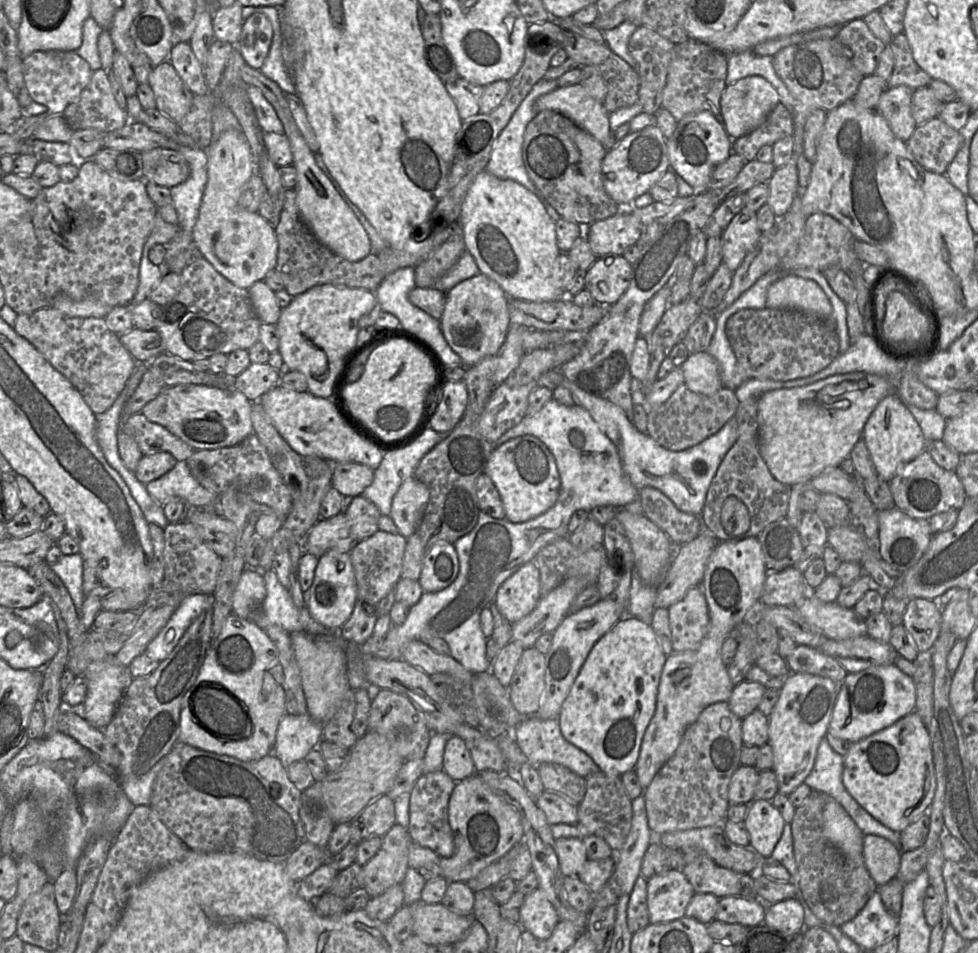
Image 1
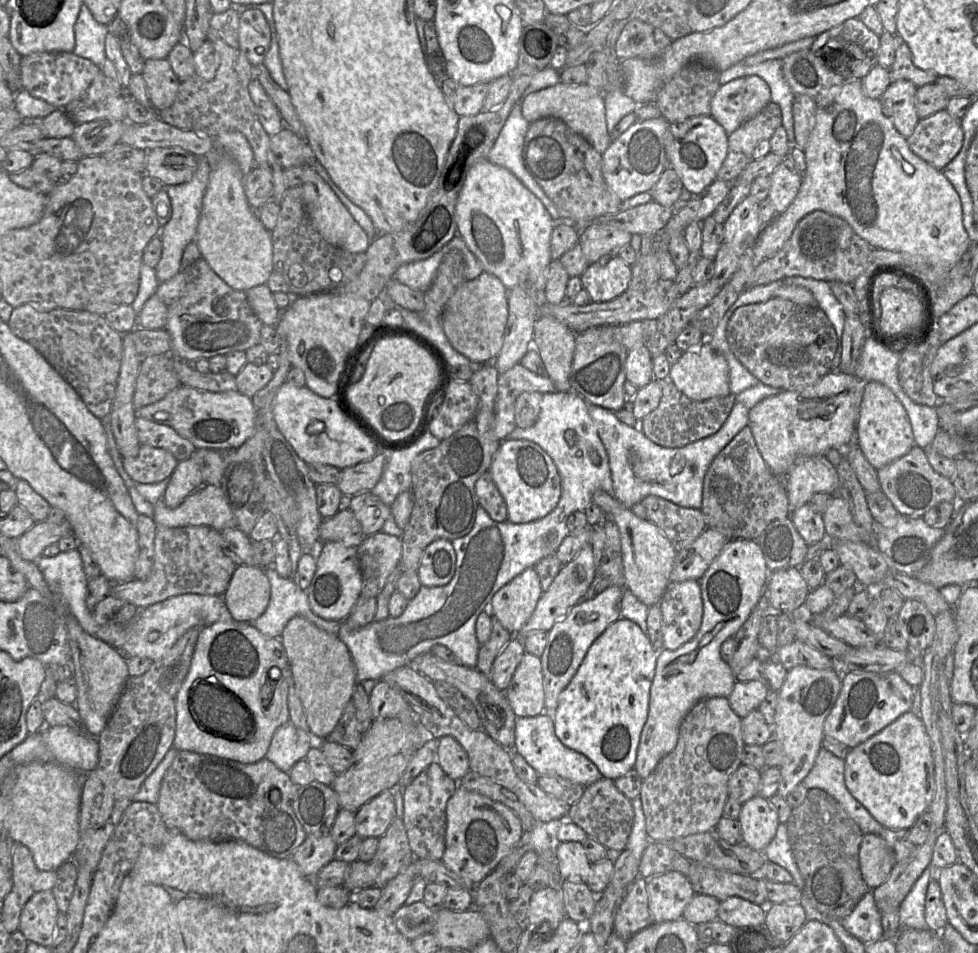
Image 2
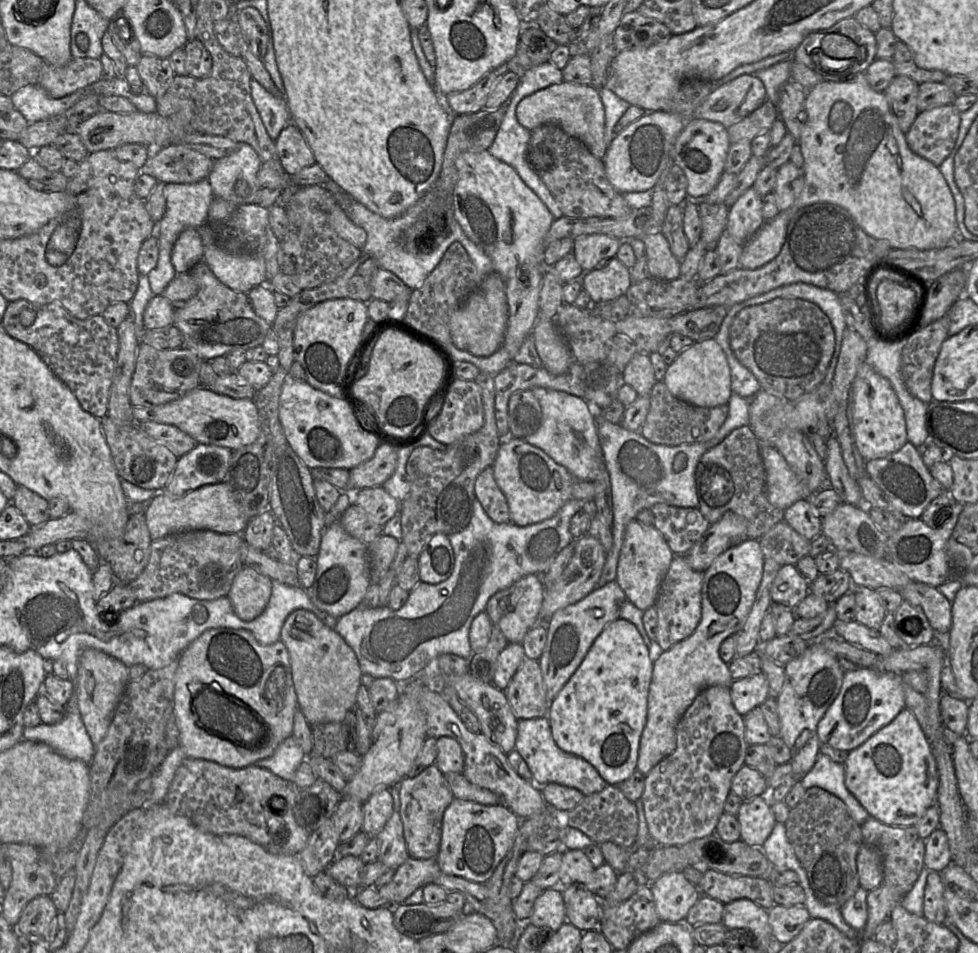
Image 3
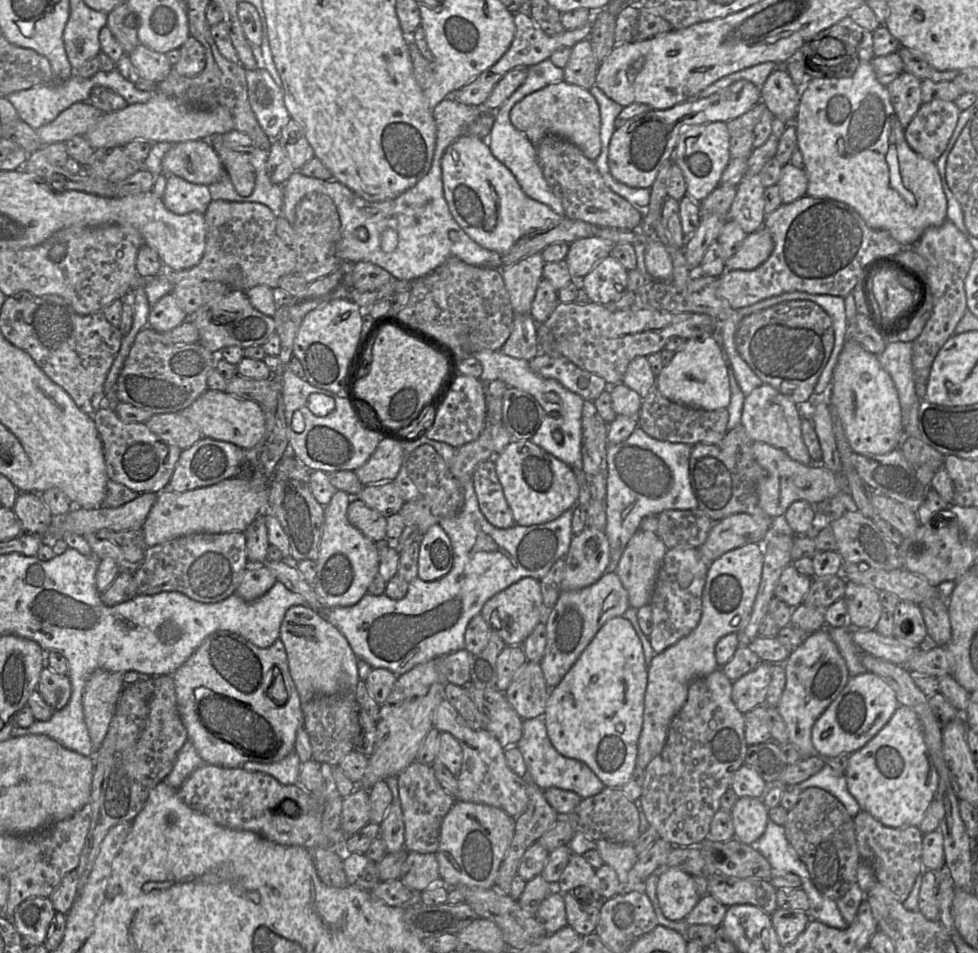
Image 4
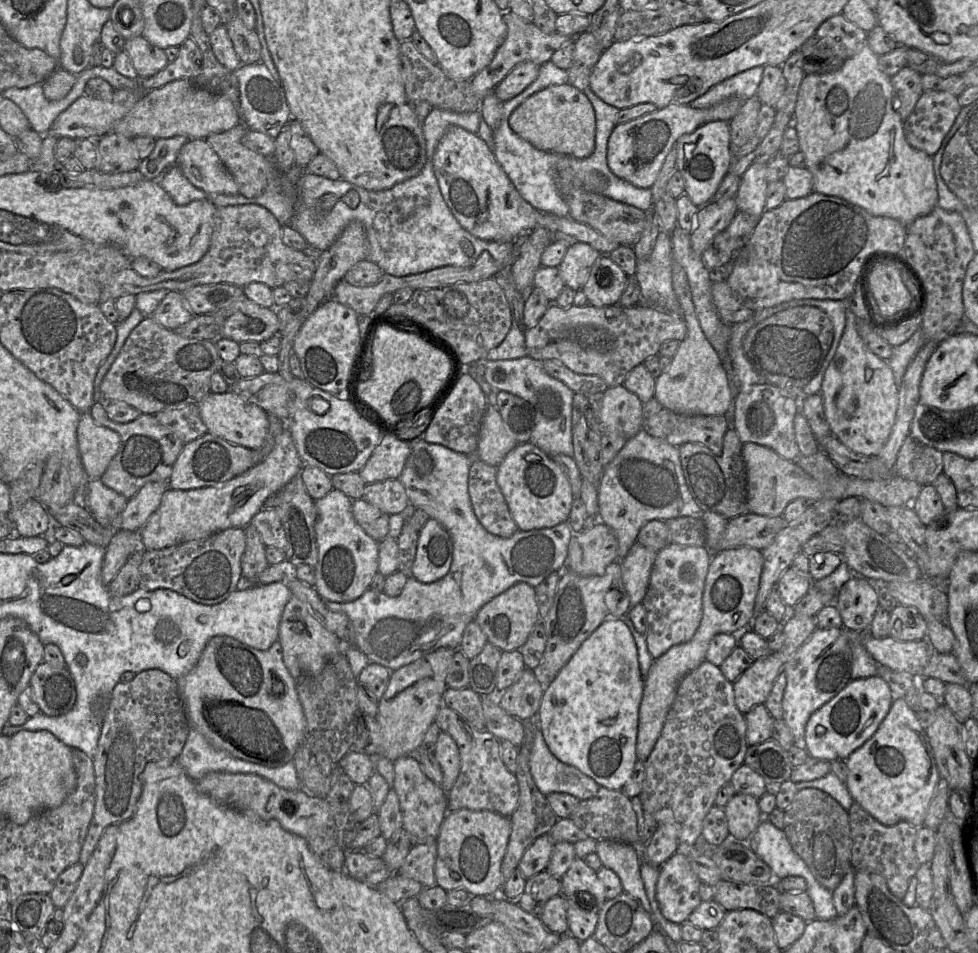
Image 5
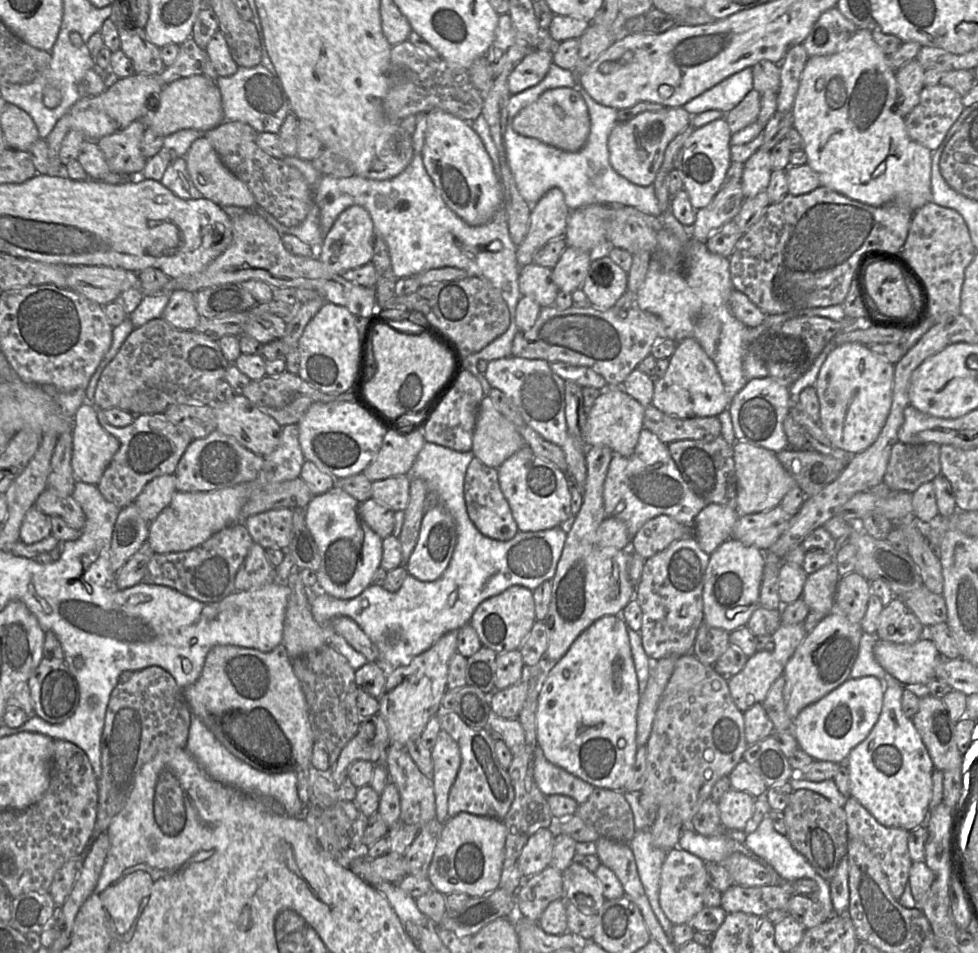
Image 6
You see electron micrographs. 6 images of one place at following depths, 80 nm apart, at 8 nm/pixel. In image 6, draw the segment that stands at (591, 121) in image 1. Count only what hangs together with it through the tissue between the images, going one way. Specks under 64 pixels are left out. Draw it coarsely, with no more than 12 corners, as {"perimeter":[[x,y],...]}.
{"perimeter":[[570,87],[548,89],[512,120],[519,134],[576,152],[589,110]]}

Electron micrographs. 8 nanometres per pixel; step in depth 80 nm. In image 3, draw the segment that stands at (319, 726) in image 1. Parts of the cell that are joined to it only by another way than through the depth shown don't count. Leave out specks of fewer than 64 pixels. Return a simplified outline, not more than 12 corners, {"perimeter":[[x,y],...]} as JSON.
{"perimeter":[[291,735],[254,765],[293,781],[307,755]]}

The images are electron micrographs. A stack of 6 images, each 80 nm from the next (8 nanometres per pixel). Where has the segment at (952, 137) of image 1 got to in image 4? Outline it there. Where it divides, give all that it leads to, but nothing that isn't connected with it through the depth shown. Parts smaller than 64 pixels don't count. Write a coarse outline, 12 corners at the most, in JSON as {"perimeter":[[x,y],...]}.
{"perimeter":[[953,101],[922,103],[908,145],[936,162],[960,113]]}

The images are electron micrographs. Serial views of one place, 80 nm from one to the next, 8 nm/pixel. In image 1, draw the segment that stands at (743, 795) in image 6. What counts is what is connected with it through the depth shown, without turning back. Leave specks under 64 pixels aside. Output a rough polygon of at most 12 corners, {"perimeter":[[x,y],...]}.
{"perimeter":[[755,799],[743,821],[749,845],[771,856],[786,823],[770,800]]}

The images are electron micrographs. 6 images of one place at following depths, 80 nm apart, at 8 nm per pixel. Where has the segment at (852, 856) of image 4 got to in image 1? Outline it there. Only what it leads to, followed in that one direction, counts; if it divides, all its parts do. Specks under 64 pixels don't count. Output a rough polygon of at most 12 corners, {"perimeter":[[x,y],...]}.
{"perimeter":[[812,790],[790,823],[803,898],[840,927],[878,885],[823,834],[829,795]]}

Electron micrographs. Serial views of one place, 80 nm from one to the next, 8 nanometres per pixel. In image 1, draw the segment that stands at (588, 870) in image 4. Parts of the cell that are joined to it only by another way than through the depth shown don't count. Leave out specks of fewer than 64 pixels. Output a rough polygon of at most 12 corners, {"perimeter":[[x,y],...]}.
{"perimeter":[[558,838],[564,877],[579,877],[588,860],[582,838]]}

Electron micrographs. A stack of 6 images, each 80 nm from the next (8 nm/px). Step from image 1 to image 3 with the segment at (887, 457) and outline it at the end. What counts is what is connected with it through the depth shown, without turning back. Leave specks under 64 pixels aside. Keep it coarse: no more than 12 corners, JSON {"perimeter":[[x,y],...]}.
{"perimeter":[[866,362],[847,417],[865,461],[908,442],[894,389]]}

